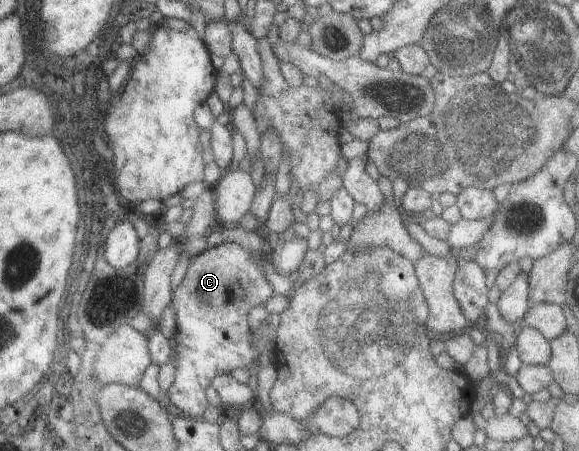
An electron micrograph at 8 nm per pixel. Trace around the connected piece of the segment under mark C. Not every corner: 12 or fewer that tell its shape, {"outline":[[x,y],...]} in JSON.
{"outline":[[223,242],[171,291],[175,375],[200,418],[217,374],[257,367],[246,317],[274,295],[266,256]]}

